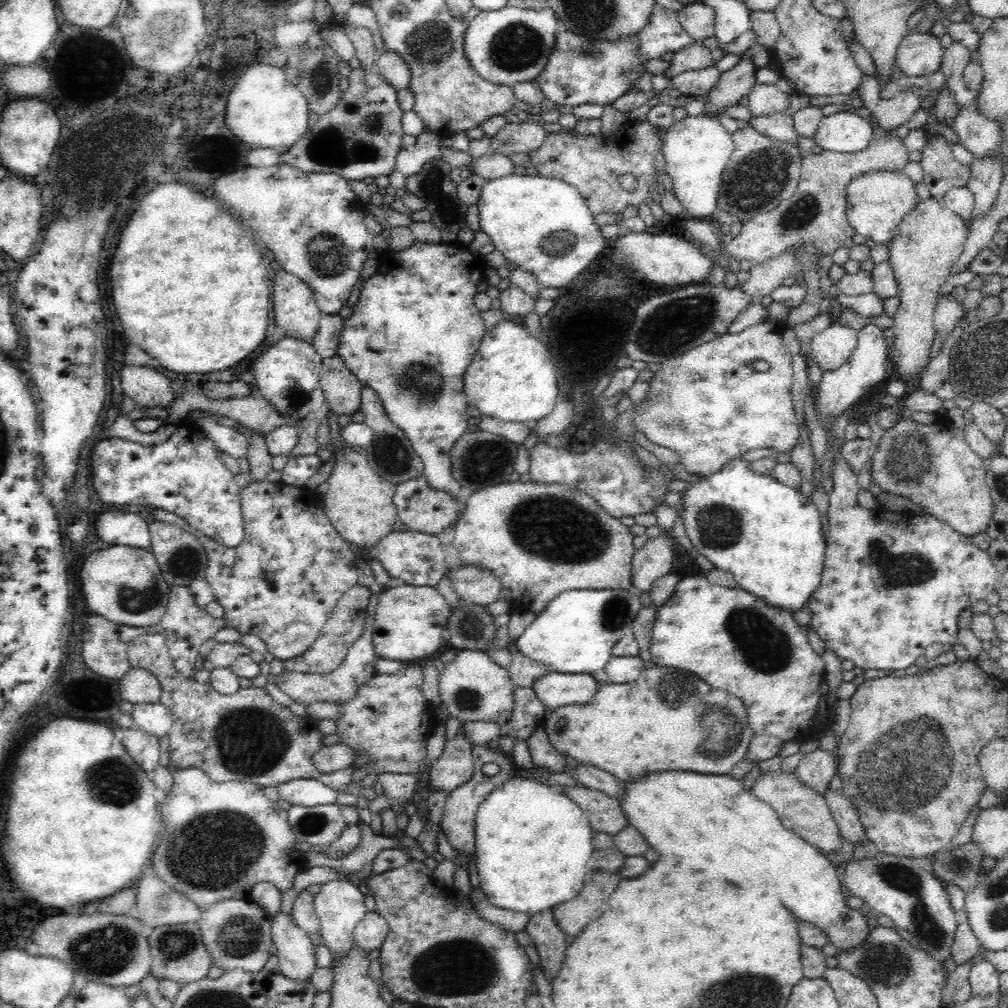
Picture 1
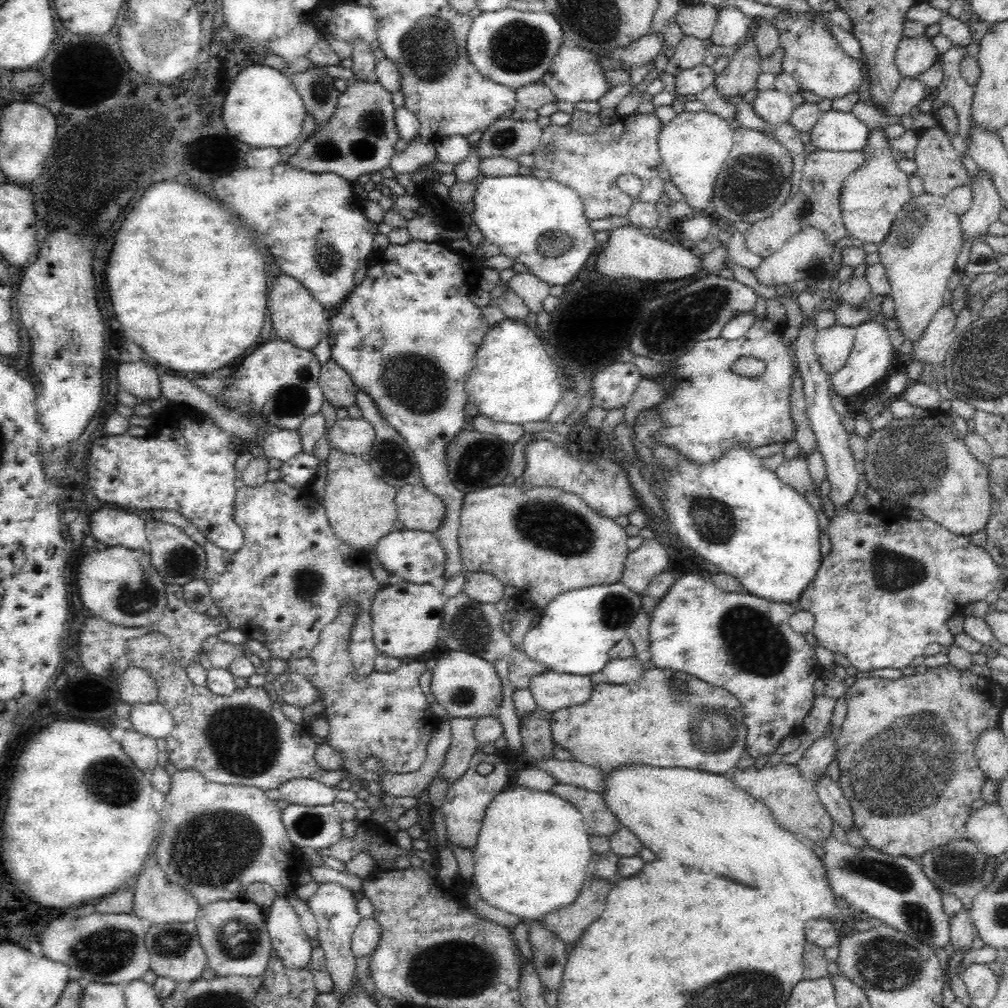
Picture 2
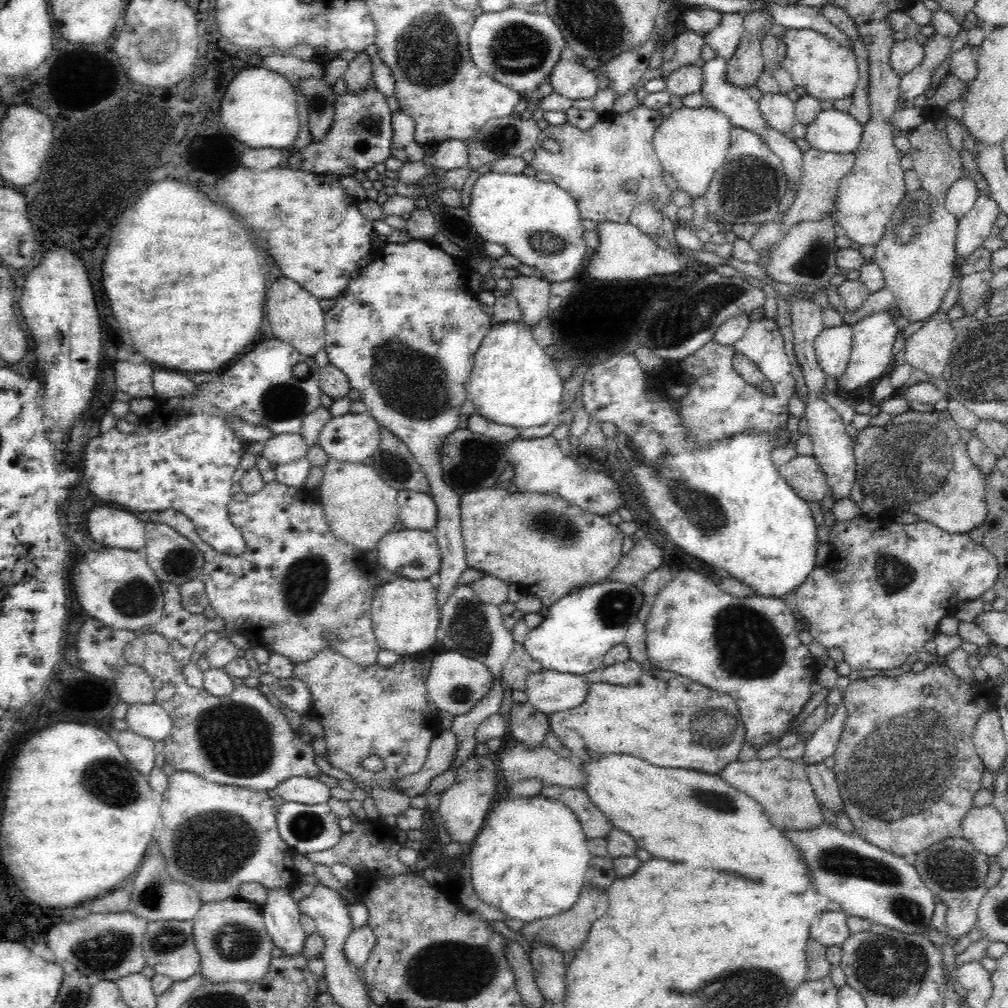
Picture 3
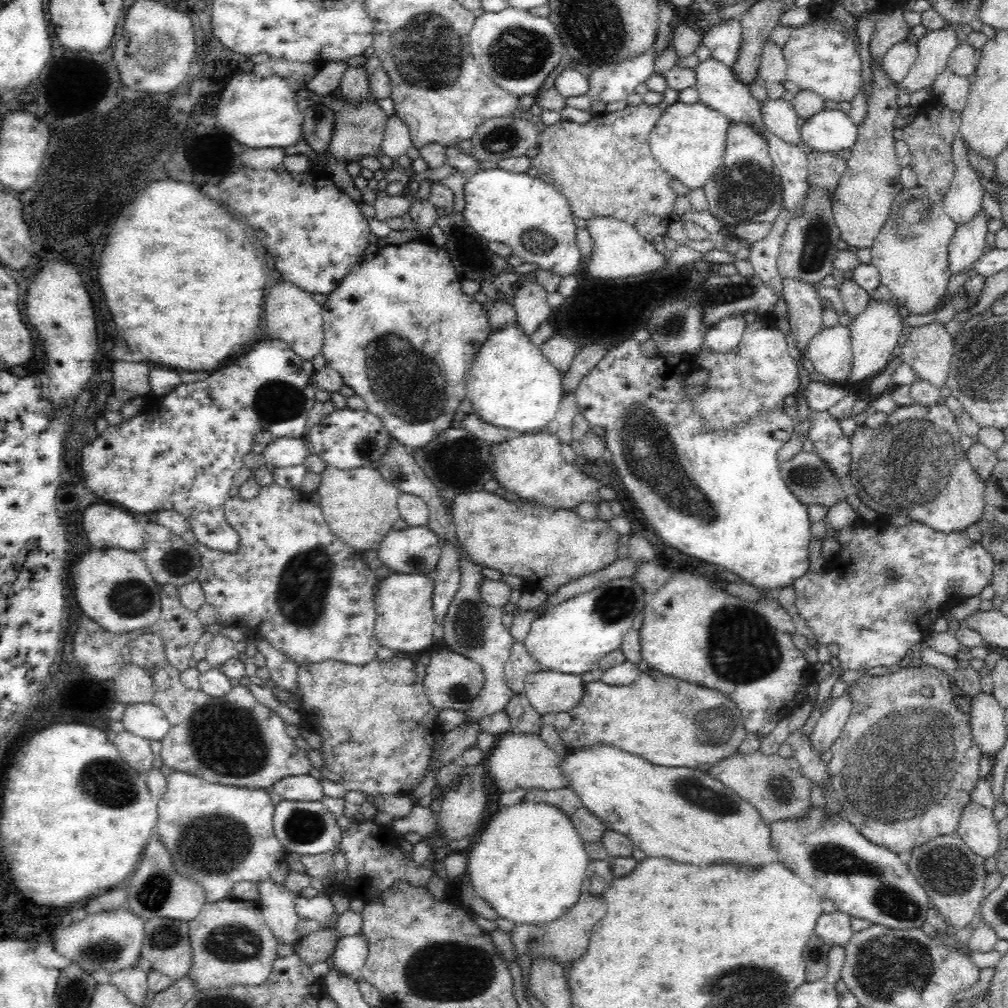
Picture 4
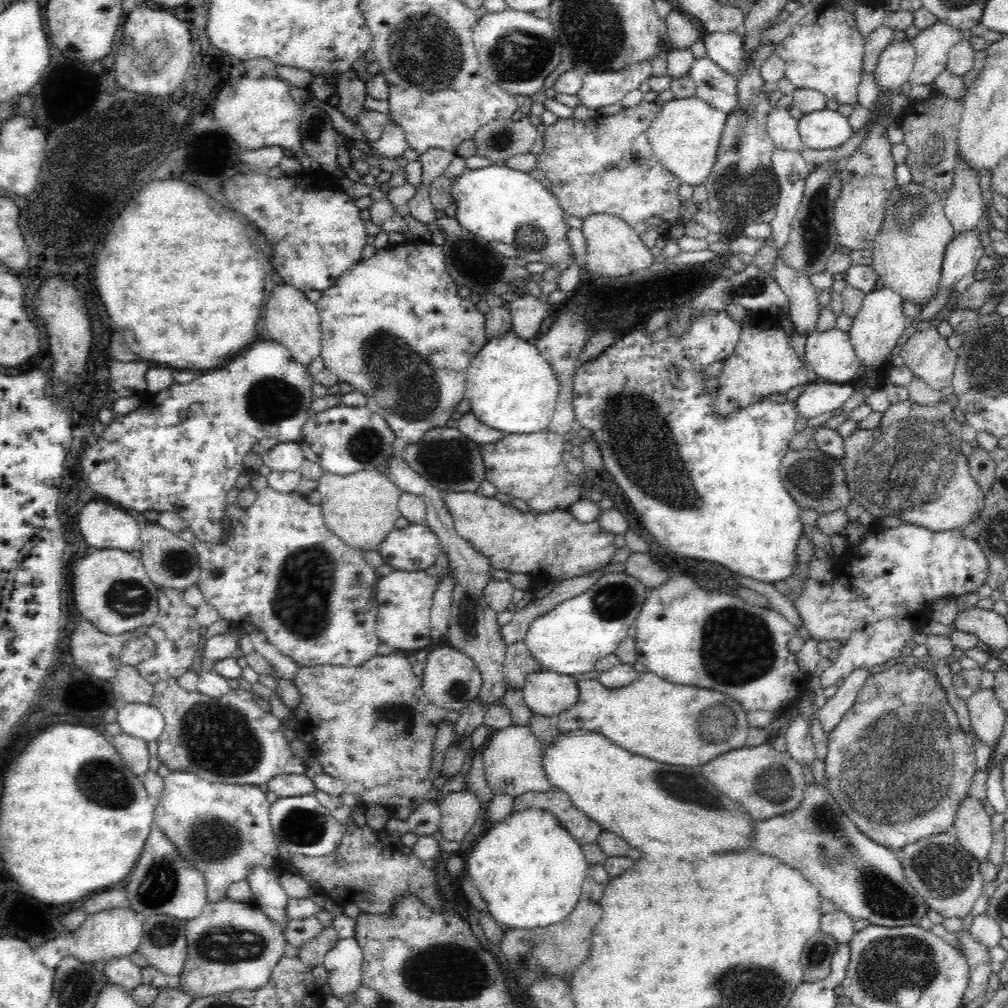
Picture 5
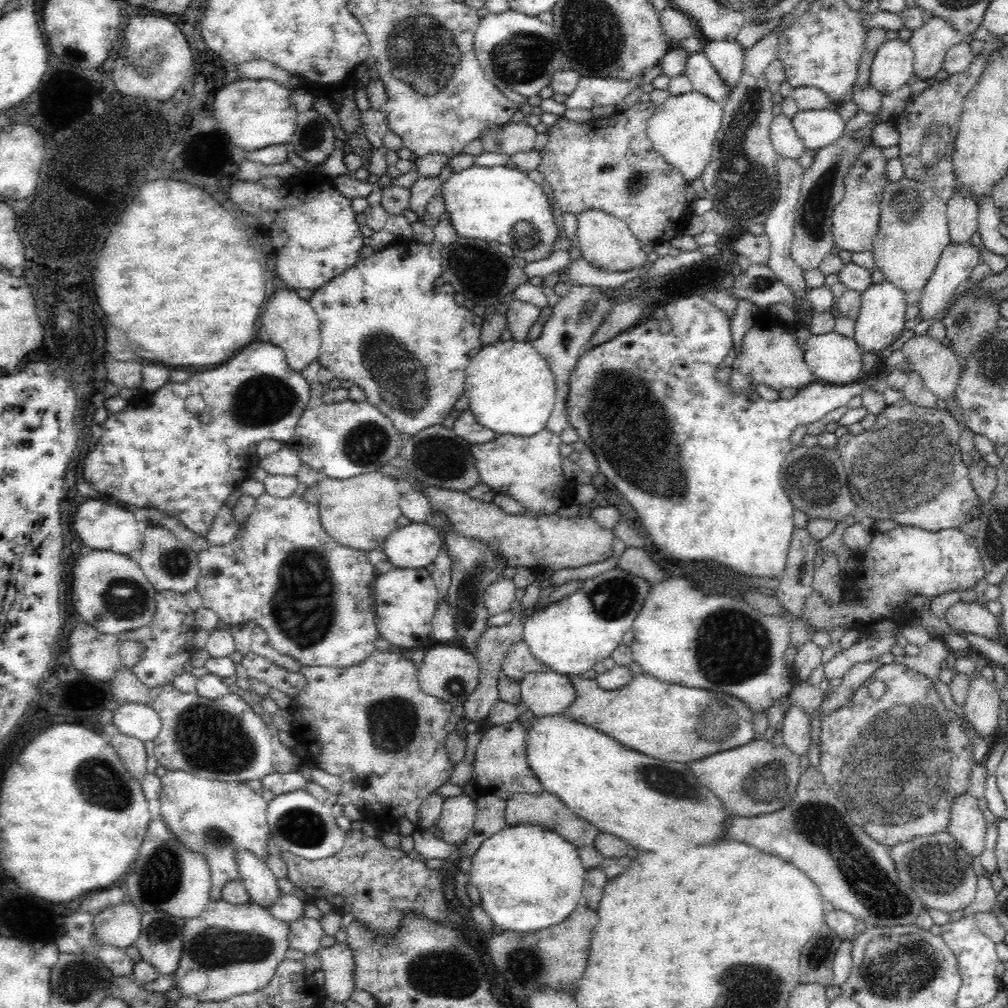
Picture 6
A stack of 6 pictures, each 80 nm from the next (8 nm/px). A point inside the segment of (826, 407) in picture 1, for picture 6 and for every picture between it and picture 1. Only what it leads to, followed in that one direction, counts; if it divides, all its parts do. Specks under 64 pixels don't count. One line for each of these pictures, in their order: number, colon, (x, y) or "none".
2: (868, 362)
3: (871, 354)
4: (878, 330)
5: (880, 325)
6: (881, 319)

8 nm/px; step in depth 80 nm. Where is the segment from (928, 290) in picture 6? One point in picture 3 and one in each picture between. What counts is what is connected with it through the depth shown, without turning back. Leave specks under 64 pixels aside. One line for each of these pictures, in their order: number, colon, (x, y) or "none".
3: (973, 228)
4: (967, 245)
5: (961, 257)

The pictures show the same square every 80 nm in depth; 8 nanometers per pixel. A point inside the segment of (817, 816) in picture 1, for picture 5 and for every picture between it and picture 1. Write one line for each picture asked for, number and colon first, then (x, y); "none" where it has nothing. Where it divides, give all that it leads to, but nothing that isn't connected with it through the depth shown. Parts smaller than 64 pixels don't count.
2: (792, 799)
3: (780, 786)
4: (774, 785)
5: (764, 781)

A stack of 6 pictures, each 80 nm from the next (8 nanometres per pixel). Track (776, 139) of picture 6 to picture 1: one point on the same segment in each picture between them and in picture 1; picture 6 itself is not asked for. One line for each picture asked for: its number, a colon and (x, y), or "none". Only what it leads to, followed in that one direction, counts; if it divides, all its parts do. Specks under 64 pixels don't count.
1: (764, 99)
2: (775, 107)
3: (778, 110)
4: (779, 116)
5: (781, 126)

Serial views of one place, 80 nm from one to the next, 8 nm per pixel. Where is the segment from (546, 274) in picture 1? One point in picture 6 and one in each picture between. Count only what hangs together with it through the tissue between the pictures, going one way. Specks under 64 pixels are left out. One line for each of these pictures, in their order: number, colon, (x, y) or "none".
2: (540, 223)
3: (538, 222)
4: (531, 217)
5: (498, 203)
6: (497, 203)

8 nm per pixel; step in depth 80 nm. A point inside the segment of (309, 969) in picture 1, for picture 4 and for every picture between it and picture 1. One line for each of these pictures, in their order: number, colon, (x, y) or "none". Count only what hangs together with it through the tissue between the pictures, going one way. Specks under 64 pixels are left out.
2: (288, 937)
3: (280, 913)
4: (277, 904)

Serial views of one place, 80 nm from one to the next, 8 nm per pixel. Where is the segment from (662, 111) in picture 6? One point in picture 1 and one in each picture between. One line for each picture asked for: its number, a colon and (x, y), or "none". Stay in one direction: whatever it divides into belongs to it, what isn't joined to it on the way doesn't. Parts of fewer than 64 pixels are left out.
1: (696, 149)
2: (693, 146)
3: (691, 143)
4: (688, 140)
5: (684, 135)

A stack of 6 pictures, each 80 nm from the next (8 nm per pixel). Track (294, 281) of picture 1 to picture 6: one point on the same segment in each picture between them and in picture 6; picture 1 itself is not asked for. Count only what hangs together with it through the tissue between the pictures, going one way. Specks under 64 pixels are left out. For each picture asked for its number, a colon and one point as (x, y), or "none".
2: (297, 317)
3: (296, 317)
4: (291, 315)
5: (293, 321)
6: (290, 322)

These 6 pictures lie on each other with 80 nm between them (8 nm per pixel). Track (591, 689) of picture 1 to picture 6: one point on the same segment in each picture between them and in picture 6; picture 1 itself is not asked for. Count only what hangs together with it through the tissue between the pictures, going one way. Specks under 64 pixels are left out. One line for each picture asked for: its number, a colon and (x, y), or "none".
2: (552, 691)
3: (549, 691)
4: (549, 692)
5: (547, 693)
6: (546, 693)

